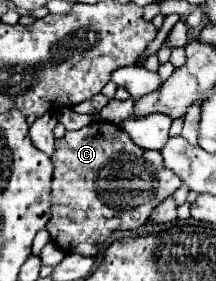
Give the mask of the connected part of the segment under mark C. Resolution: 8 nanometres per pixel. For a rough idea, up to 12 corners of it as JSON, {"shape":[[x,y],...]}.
{"shape":[[93,120],[55,140],[51,218],[65,254],[141,226],[181,178]]}

